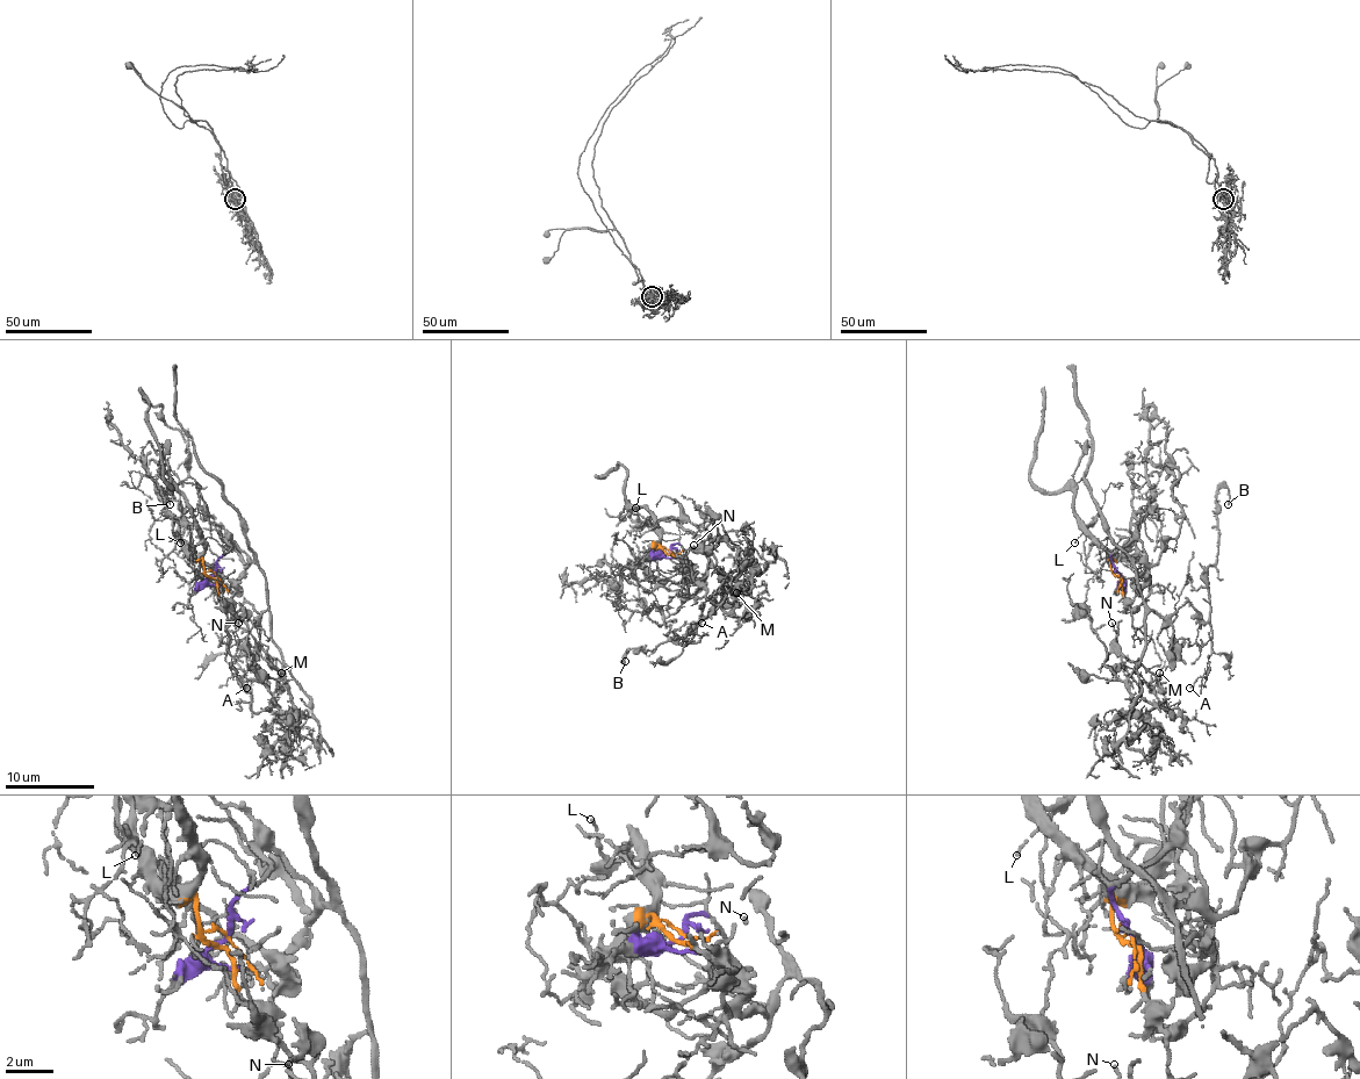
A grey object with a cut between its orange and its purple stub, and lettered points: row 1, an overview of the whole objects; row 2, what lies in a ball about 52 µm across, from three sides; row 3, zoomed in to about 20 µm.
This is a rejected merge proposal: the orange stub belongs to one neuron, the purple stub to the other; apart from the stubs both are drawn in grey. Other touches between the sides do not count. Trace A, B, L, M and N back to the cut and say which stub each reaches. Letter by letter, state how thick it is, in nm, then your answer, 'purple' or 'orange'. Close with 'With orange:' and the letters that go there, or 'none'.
A: 90 nm thick; purple
B: 150 nm thick; purple
L: 80 nm thick; orange
M: 110 nm thick; purple
N: 80 nm thick; purple
With orange: L

